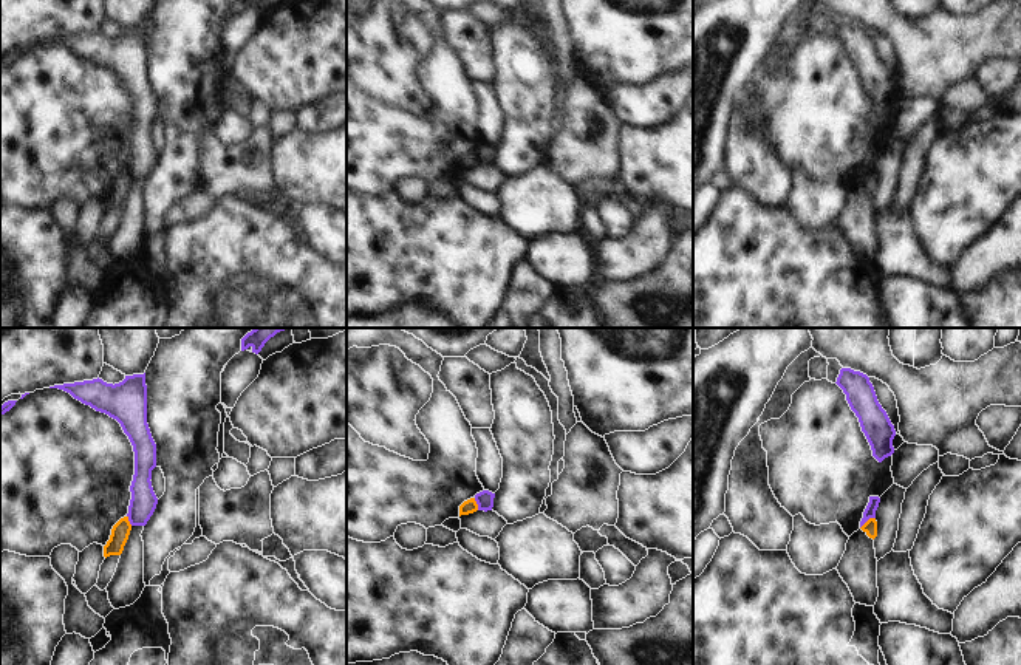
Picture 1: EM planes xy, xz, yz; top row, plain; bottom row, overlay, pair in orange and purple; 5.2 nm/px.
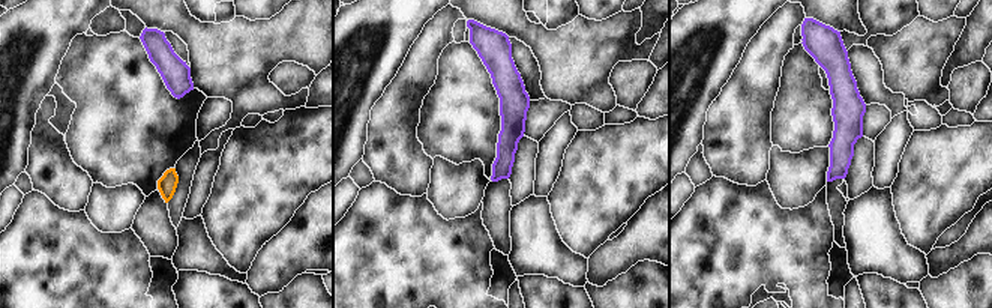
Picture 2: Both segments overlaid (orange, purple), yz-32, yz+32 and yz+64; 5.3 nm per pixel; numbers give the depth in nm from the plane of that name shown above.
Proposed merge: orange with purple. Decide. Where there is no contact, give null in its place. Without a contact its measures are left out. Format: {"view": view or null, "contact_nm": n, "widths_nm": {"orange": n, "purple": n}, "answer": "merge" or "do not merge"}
{"view": "yz", "contact_nm": 100, "widths_nm": {"orange": 70, "purple": 60}, "answer": "do not merge"}

